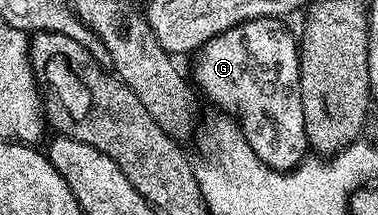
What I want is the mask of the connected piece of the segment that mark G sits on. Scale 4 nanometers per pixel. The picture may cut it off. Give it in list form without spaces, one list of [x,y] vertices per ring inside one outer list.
[[[260,16],[255,20],[245,20],[242,24],[235,25],[234,28],[227,29],[226,32],[219,33],[211,40],[203,44],[197,49],[194,60],[194,80],[193,83],[199,84],[202,87],[202,92],[218,107],[223,113],[229,114],[236,121],[239,128],[242,129],[244,138],[248,142],[248,146],[252,146],[252,150],[256,154],[256,158],[260,158],[270,168],[275,168],[278,171],[289,171],[299,164],[307,153],[308,145],[306,143],[306,131],[304,130],[304,106],[300,102],[300,90],[298,89],[298,50],[300,47],[299,41],[285,28],[283,21],[276,16]]]

